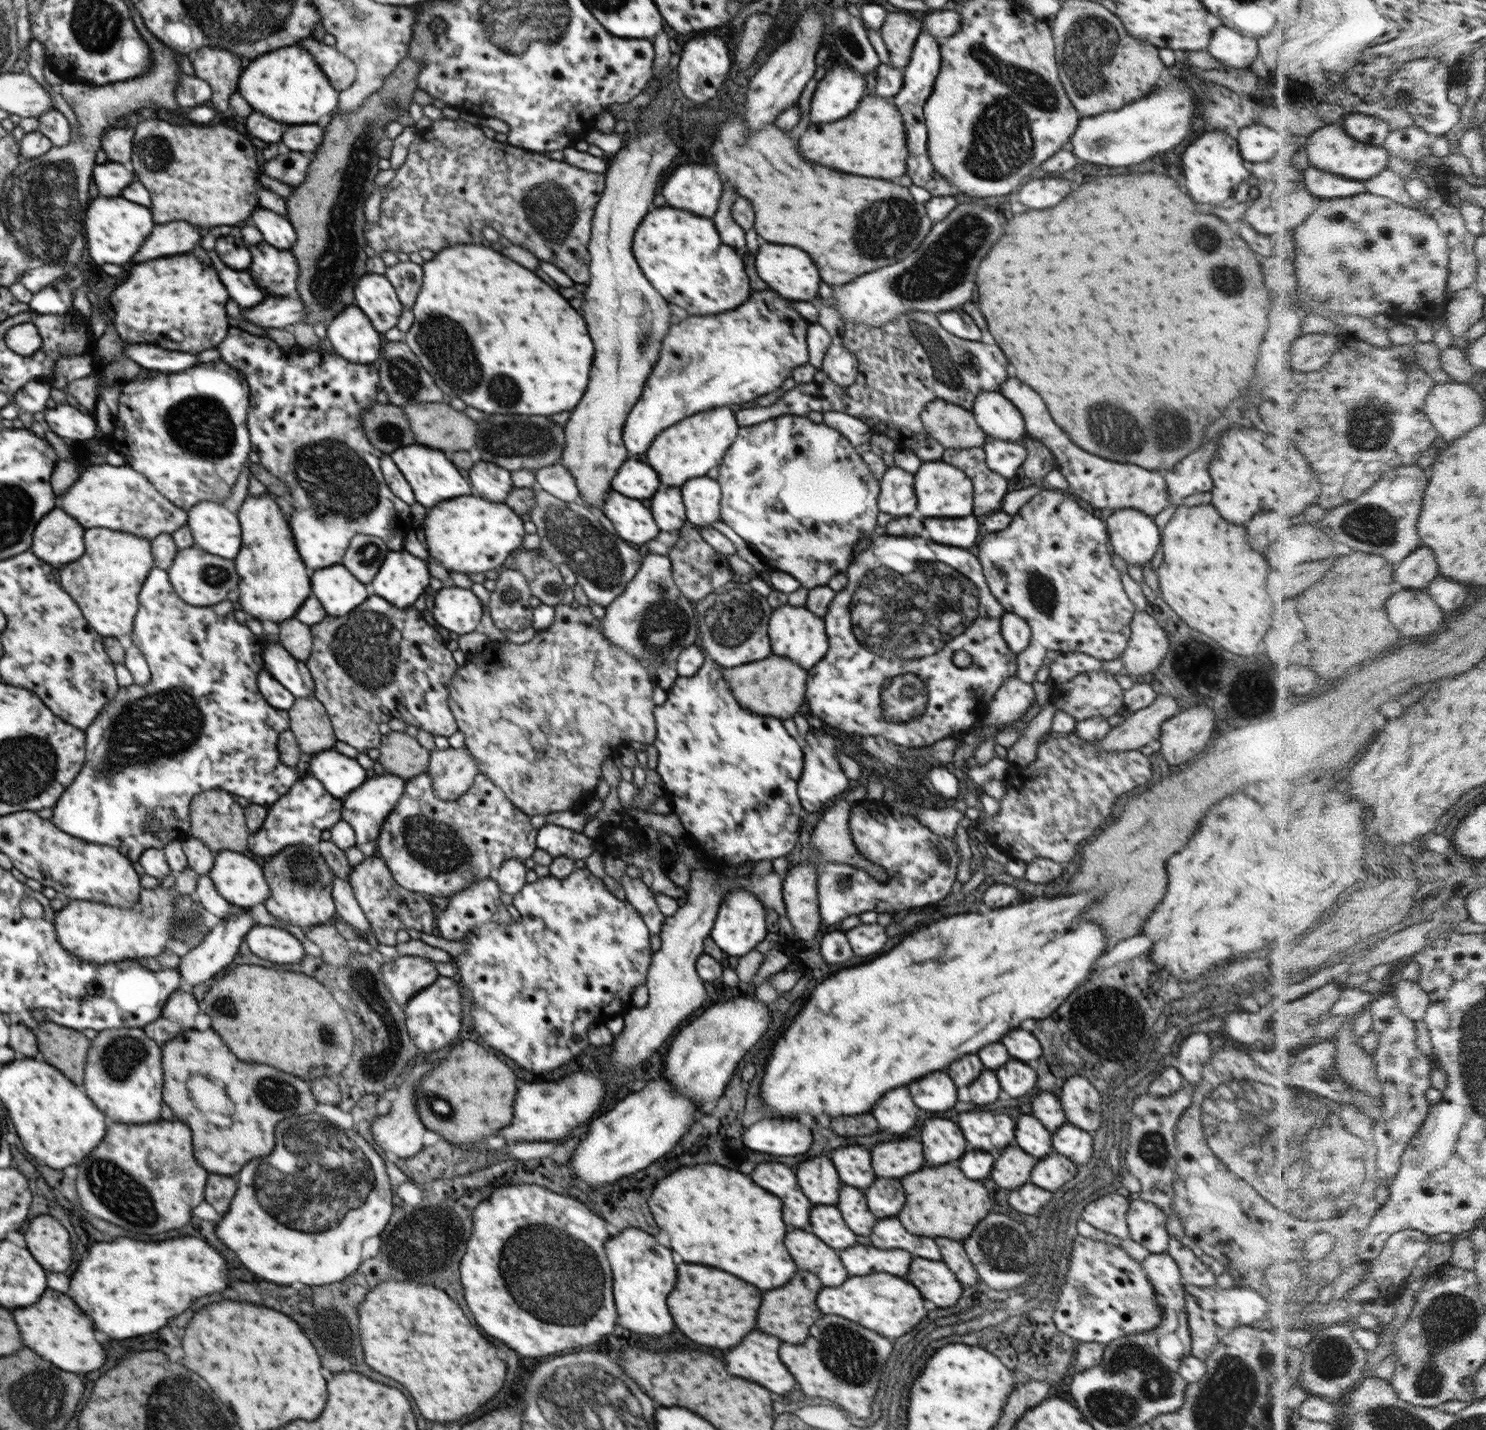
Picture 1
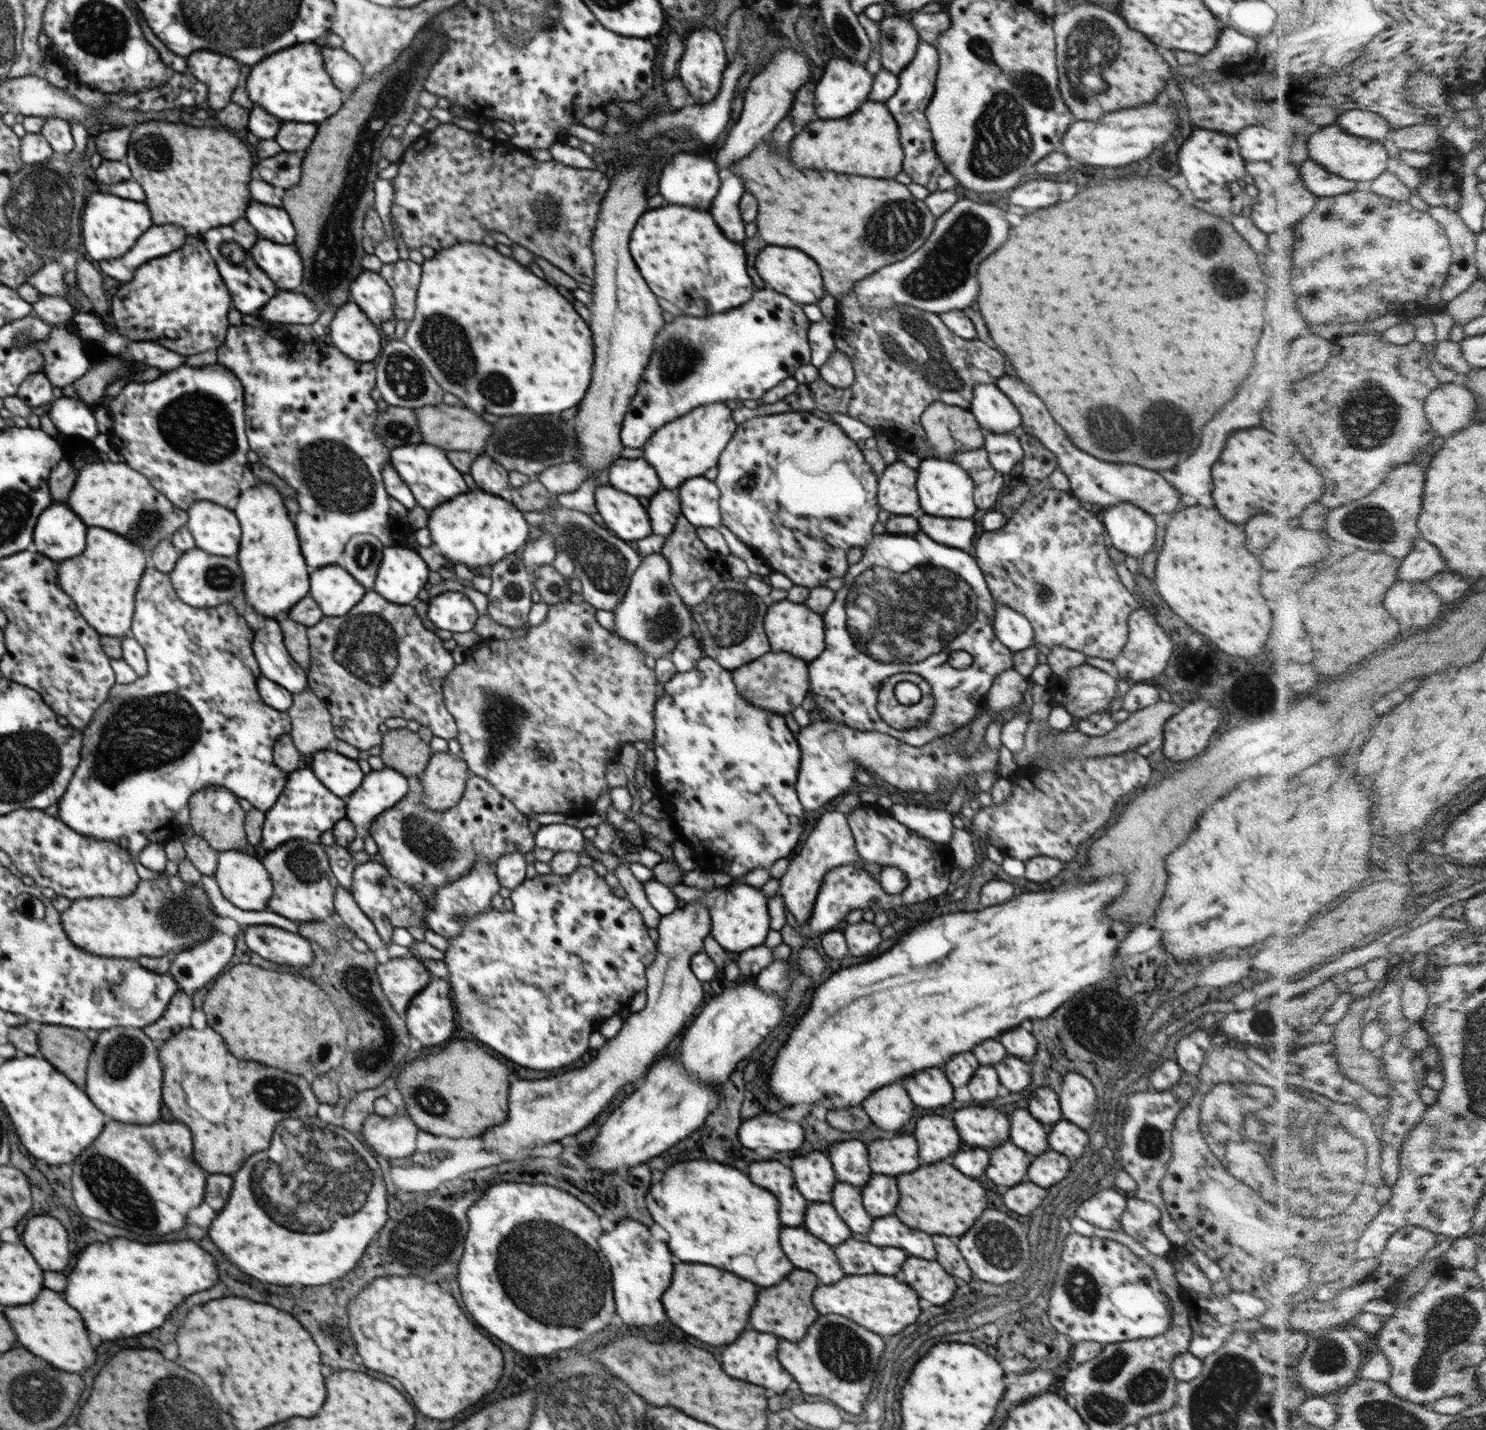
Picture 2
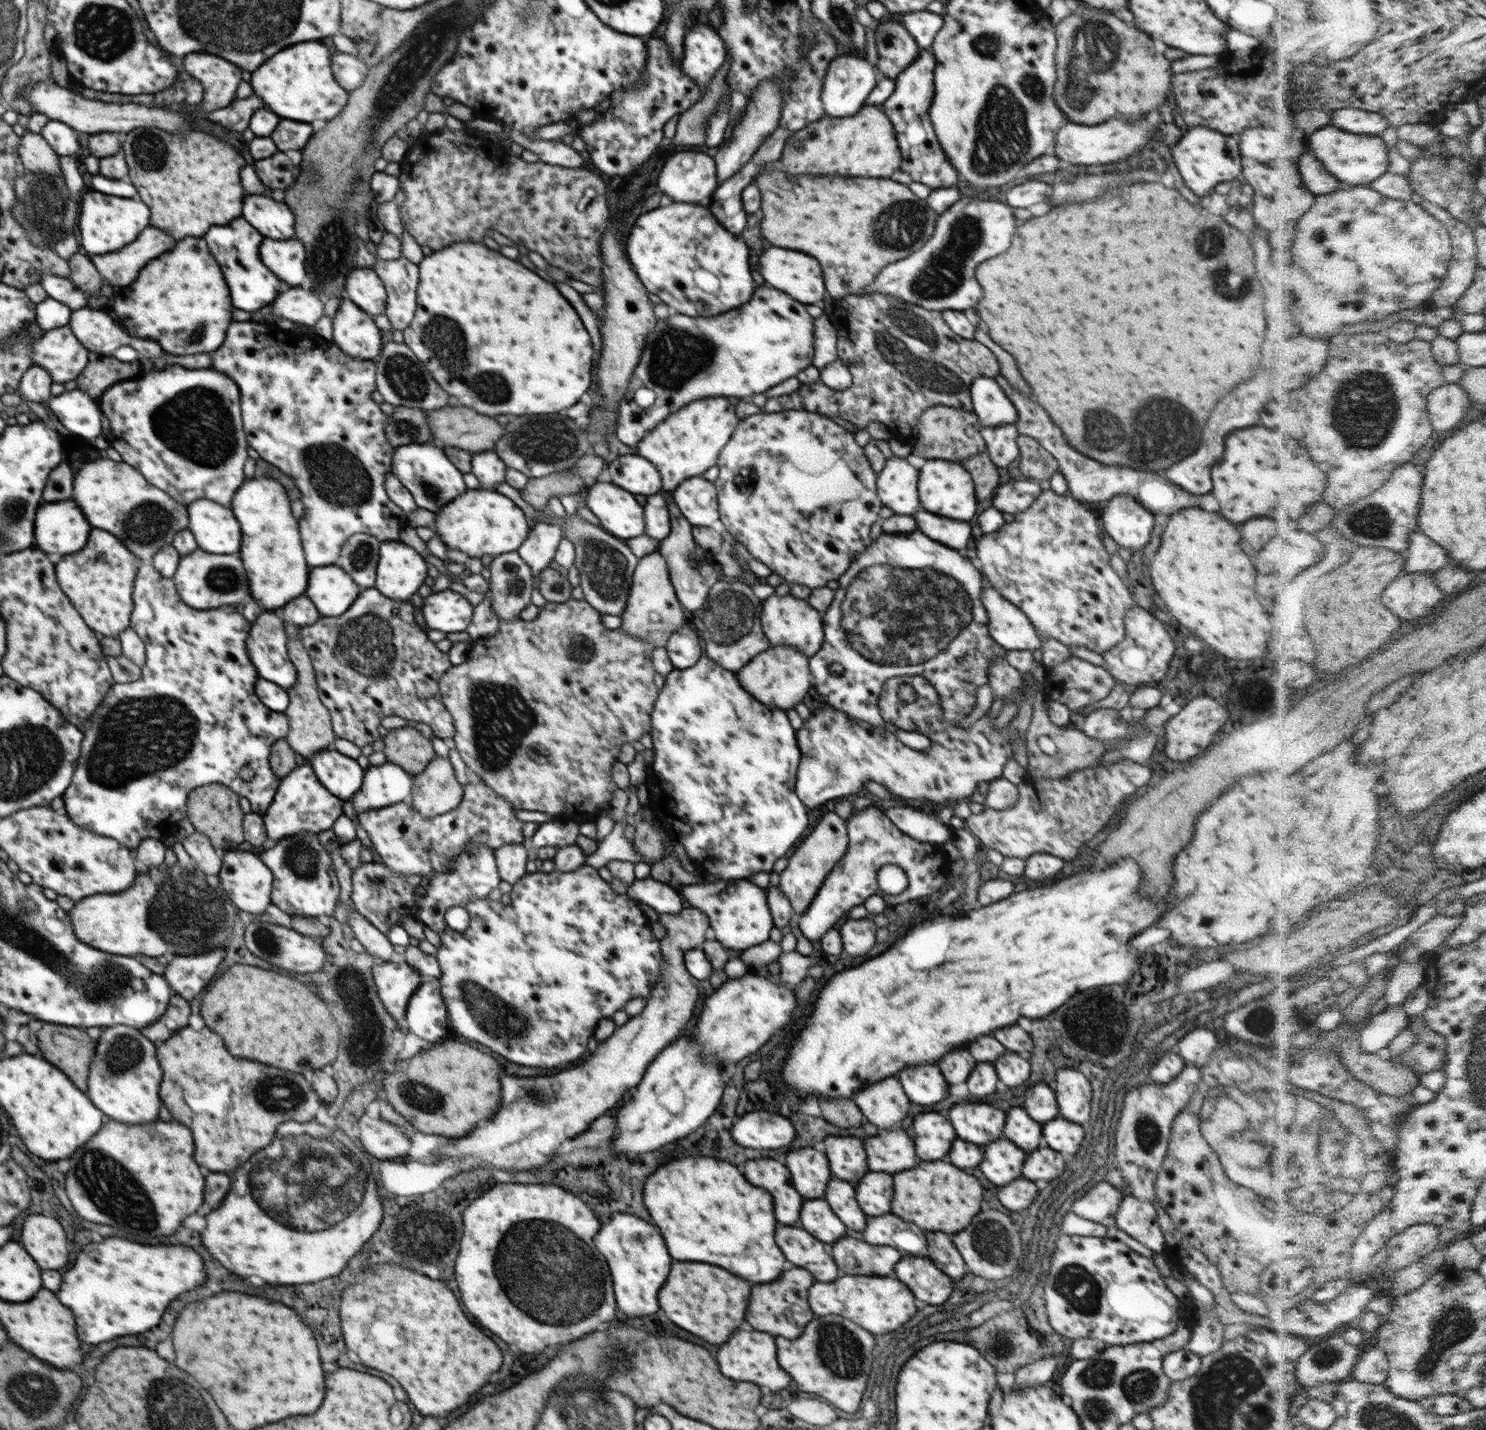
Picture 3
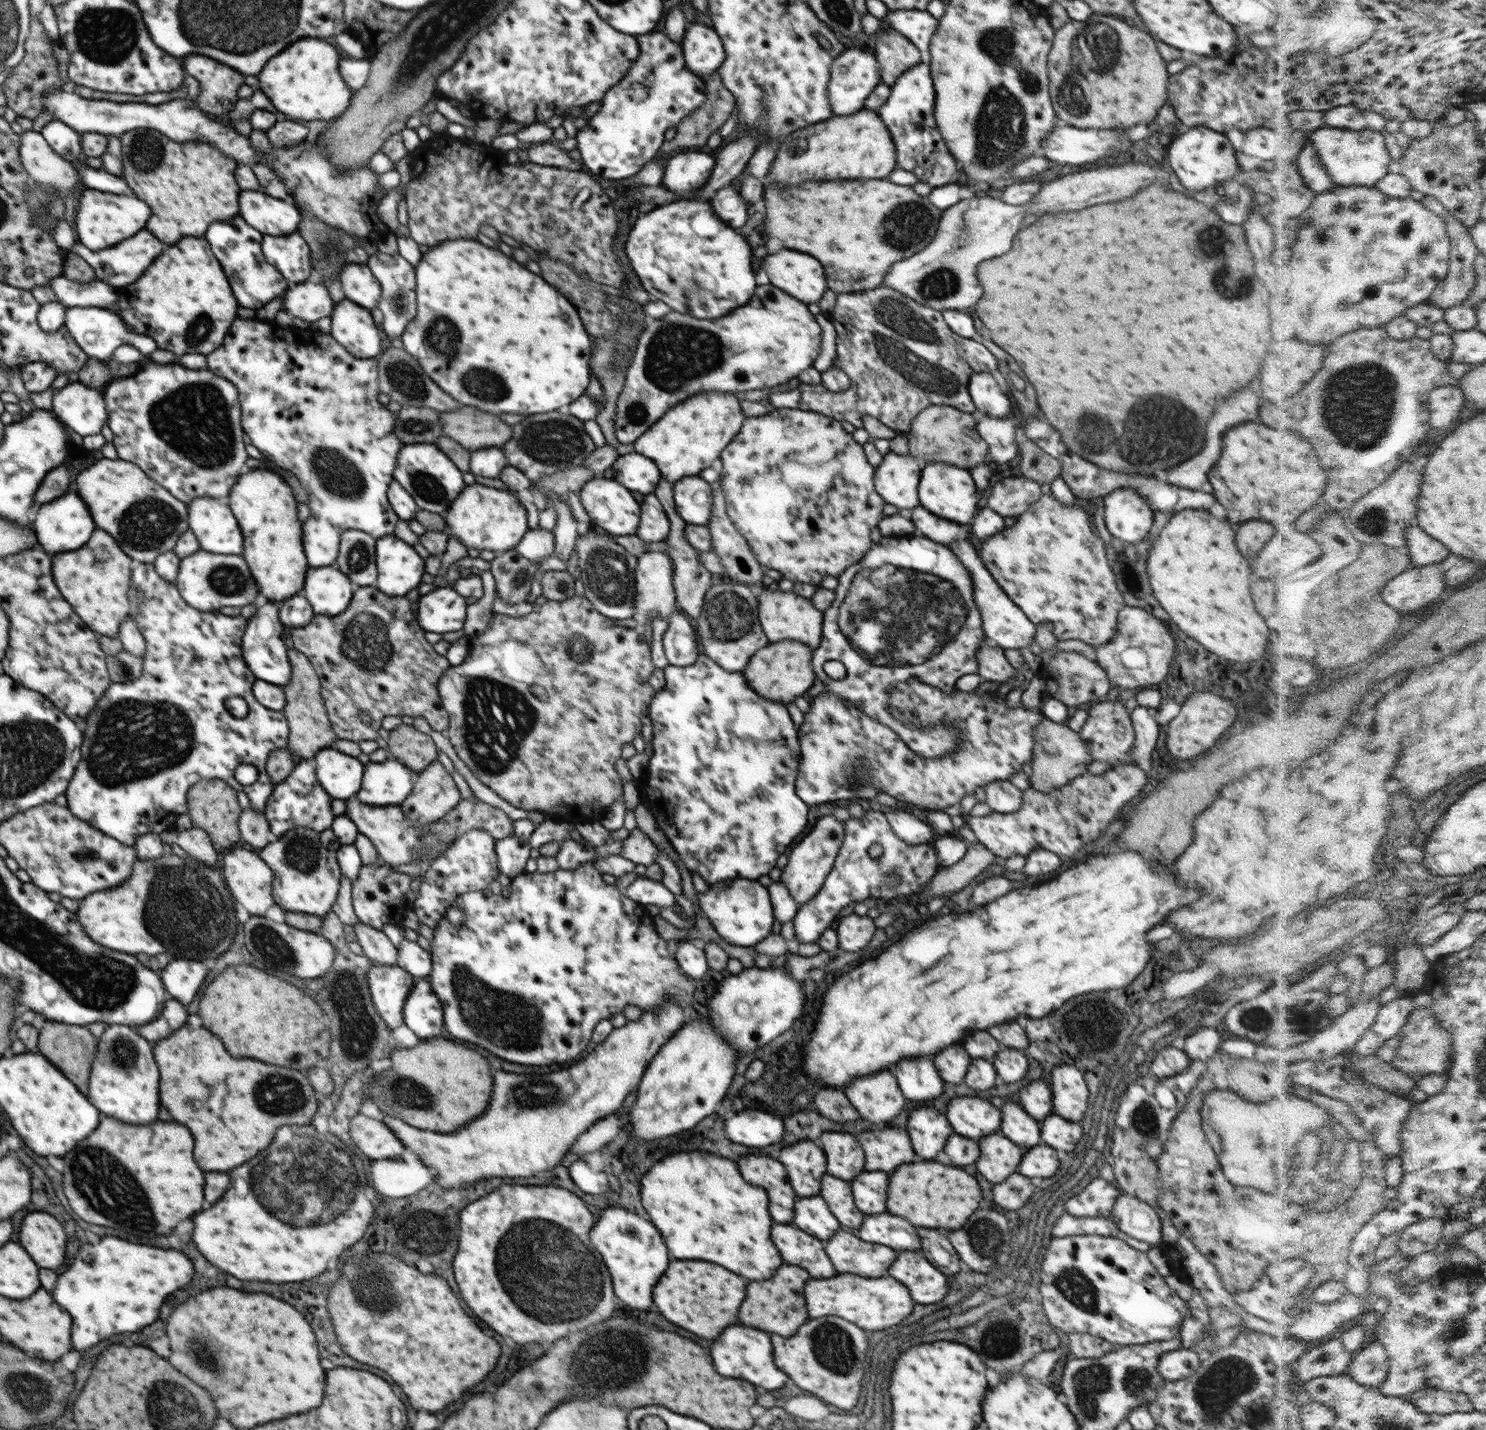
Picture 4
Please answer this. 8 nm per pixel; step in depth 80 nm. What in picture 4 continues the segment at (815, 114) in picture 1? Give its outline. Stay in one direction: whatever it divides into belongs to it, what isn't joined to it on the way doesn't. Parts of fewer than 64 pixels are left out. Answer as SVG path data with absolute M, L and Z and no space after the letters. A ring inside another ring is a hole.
M867 48L846 49L831 64L827 95L834 115L848 116L865 108L869 94L882 82L879 62Z

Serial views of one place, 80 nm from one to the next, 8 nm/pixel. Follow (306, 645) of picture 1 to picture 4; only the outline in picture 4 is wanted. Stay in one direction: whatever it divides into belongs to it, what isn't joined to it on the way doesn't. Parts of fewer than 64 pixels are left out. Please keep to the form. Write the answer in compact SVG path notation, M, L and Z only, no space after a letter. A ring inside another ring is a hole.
M293 646L288 647L287 657L292 667L292 676L290 682L283 686L287 703L282 712L289 727L288 746L289 750L299 755L302 760L312 761L318 751L331 748L338 738L332 731L327 714L328 708L321 695L321 682L312 663L305 654Z

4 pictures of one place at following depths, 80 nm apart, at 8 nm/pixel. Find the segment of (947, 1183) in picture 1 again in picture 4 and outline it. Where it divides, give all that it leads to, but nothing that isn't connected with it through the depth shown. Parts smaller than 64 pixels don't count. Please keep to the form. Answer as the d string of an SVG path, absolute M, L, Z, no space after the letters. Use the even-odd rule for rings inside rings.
M936 1162L902 1164L890 1174L888 1212L906 1218L914 1226L958 1230L968 1216L974 1214L982 1196L976 1178L958 1168L940 1166Z

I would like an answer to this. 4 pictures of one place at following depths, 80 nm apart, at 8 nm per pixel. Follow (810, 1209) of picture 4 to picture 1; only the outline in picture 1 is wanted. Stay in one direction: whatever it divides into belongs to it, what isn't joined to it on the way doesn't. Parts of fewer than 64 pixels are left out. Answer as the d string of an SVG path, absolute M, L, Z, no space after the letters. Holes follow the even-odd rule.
M814 1206L810 1228L812 1232L830 1248L844 1250L848 1246L858 1243L857 1234L854 1234L850 1227L845 1224L841 1212L834 1206Z

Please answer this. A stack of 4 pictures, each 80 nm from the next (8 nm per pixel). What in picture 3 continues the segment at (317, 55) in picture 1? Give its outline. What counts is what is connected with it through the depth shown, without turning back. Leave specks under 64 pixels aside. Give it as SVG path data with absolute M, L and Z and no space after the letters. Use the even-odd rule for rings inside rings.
M332 50L331 69L336 82L347 91L358 88L369 71L369 67L358 56L336 50Z

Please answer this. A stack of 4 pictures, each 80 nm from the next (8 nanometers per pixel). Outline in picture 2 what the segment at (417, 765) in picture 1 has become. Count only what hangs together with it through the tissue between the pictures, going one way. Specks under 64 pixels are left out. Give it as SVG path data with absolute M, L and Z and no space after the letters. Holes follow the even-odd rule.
M407 728L390 730L382 734L382 758L386 767L398 770L408 778L421 776L433 757L431 747L419 738L418 732Z

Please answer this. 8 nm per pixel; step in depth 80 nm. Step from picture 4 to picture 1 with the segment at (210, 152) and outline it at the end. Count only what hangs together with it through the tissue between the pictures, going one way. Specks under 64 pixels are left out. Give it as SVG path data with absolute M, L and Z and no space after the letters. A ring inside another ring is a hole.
M158 118L133 125L136 152L132 154L132 166L150 190L156 224L186 220L198 226L235 226L242 220L248 222L260 207L257 148L244 134L228 126L174 126Z

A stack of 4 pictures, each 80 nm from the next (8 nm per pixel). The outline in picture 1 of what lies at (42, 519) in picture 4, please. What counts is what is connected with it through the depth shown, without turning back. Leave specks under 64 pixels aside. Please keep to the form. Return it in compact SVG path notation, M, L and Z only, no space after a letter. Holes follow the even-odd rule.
M56 508L46 514L46 518L40 520L40 528L35 529L36 542L32 544L32 552L50 566L61 568L62 564L70 564L84 554L84 533L85 528L76 519L64 513L62 508Z

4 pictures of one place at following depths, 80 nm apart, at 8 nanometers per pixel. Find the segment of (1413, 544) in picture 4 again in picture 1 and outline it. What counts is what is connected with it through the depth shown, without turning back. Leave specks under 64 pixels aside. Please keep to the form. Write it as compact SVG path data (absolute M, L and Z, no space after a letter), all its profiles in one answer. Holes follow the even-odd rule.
M1422 546L1395 570L1395 579L1399 588L1429 589L1440 576L1440 566L1434 550L1430 546Z

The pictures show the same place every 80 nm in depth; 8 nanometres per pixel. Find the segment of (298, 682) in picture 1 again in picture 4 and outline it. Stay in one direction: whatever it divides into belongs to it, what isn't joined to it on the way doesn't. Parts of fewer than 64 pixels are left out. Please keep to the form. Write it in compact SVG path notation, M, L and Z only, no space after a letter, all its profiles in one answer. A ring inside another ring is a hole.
M268 601L247 619L247 627L242 637L242 654L246 664L258 680L281 686L288 684L292 676L292 667L287 657L289 643L282 639L285 624L279 619L280 603Z

